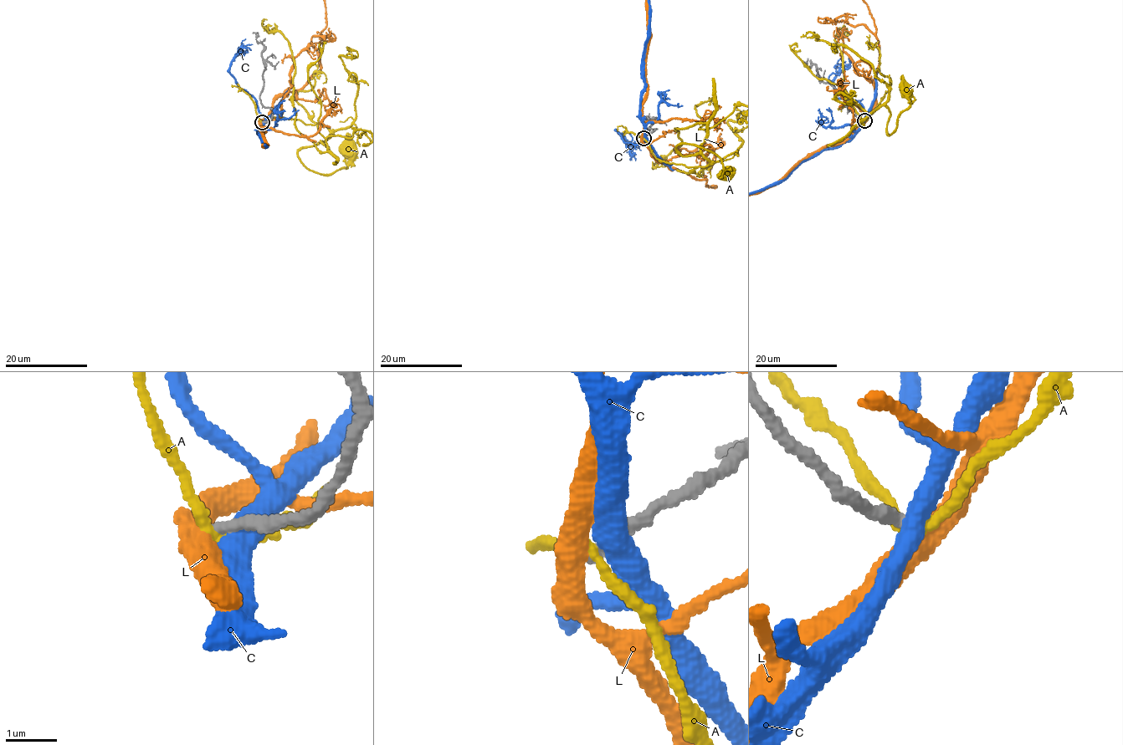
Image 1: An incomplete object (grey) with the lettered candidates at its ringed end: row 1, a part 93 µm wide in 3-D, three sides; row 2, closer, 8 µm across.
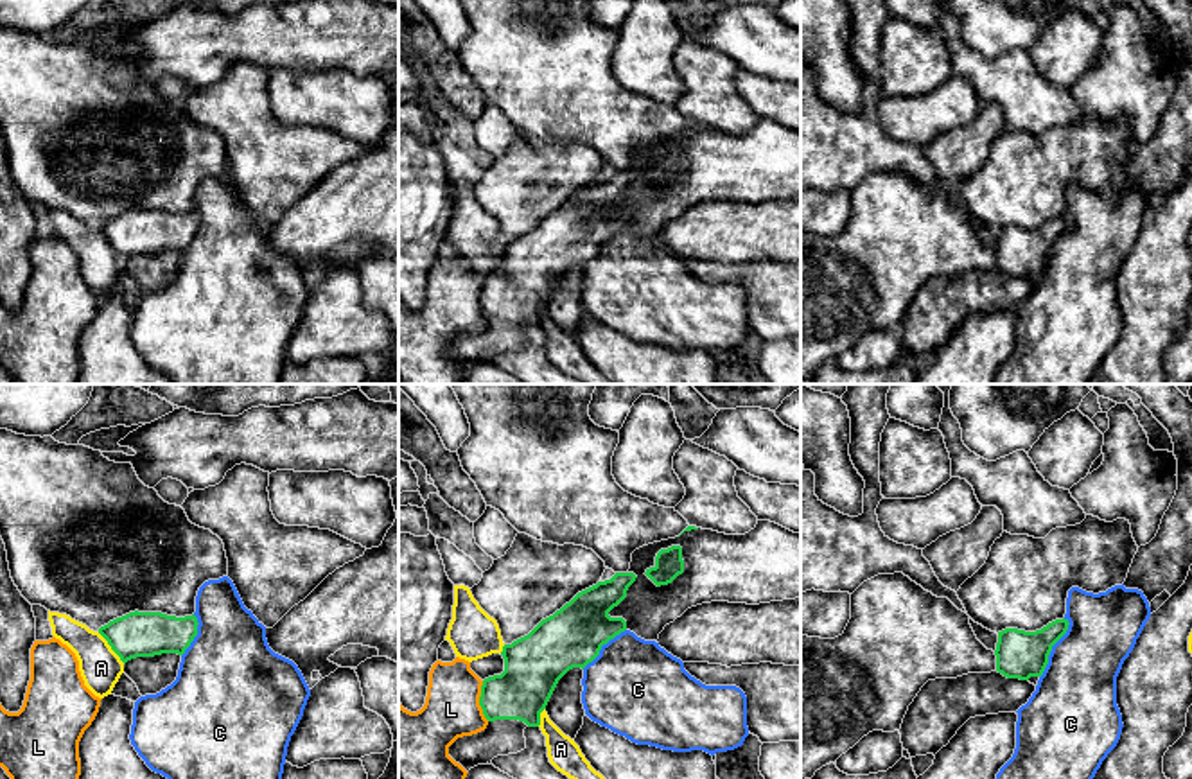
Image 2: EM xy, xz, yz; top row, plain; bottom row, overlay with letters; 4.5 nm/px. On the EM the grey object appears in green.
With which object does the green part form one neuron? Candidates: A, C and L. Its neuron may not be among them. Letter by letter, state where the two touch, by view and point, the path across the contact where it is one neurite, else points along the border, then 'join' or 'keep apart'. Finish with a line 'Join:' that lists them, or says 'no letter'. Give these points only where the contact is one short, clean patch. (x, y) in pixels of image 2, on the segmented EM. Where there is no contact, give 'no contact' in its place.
A: contact xy (112, 648); keep apart
C: contact yz (1051, 648); border yz (1067, 618), (1069, 629), (1052, 647), (1049, 663), (1040, 677); keep apart
L: contact xz (480, 700); border xz (482, 681), (480, 708), (489, 720); keep apart
Join: no letter

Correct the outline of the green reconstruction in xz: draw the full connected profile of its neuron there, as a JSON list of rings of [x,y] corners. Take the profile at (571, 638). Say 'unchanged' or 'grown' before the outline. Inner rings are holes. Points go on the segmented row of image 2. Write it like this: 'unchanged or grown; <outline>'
grown; [[[616,573],[610,580],[578,592],[553,616],[542,619],[528,635],[503,646],[504,671],[483,680],[479,705],[488,725],[485,731],[458,738],[449,747],[449,756],[467,772],[478,765],[492,765],[497,756],[517,754],[526,748],[524,729],[540,725],[540,713],[546,709],[558,680],[573,668],[585,668],[592,662],[603,644],[627,630],[623,617],[610,617],[609,612],[625,598],[635,582],[634,573]]]

